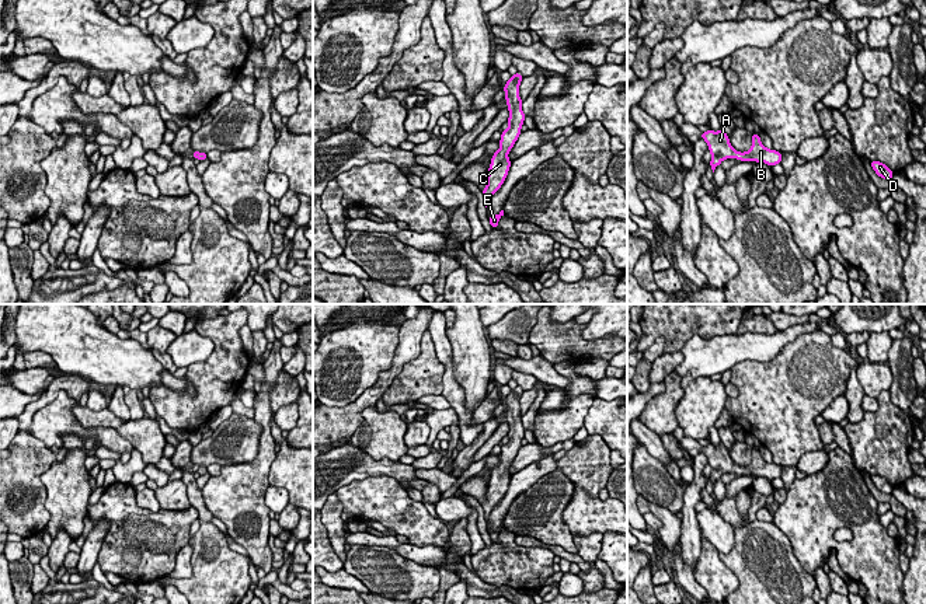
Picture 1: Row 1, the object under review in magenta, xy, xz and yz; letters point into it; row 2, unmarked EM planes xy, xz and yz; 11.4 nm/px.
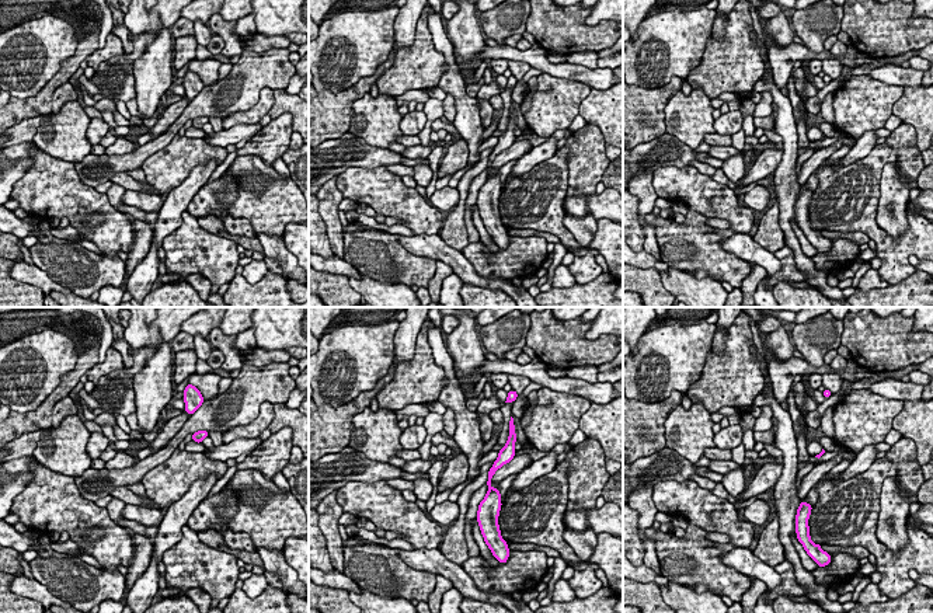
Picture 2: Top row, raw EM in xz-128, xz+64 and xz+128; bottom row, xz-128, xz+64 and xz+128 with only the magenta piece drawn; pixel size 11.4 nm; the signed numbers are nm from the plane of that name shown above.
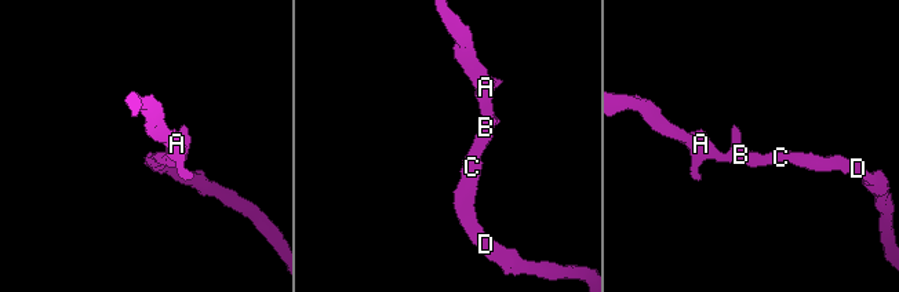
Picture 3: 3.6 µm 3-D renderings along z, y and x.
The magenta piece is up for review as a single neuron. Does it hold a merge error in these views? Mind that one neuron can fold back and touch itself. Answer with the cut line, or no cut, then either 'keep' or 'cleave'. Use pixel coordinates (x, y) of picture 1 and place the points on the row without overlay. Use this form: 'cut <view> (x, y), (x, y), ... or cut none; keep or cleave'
cut none; keep

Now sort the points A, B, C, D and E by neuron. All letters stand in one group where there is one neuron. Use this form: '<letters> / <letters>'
A B C D E

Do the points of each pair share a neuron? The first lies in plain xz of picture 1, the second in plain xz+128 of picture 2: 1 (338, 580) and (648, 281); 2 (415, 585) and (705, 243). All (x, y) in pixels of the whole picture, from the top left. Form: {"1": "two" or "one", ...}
{"1": "two", "2": "one"}

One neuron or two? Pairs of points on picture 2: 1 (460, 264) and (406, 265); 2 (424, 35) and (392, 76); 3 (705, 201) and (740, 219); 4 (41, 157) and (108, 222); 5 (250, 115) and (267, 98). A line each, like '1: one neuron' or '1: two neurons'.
1: two neurons
2: one neuron
3: one neuron
4: one neuron
5: one neuron

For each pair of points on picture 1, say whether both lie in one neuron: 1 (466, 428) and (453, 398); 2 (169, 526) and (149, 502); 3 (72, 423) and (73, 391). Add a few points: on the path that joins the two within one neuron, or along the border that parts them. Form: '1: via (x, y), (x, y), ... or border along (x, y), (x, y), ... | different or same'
1: via (465, 421), (459, 405) | same
2: border along (135, 493), (139, 506), (153, 512), (160, 509) | different
3: border along (77, 400), (61, 391), (54, 400), (41, 407) | different

